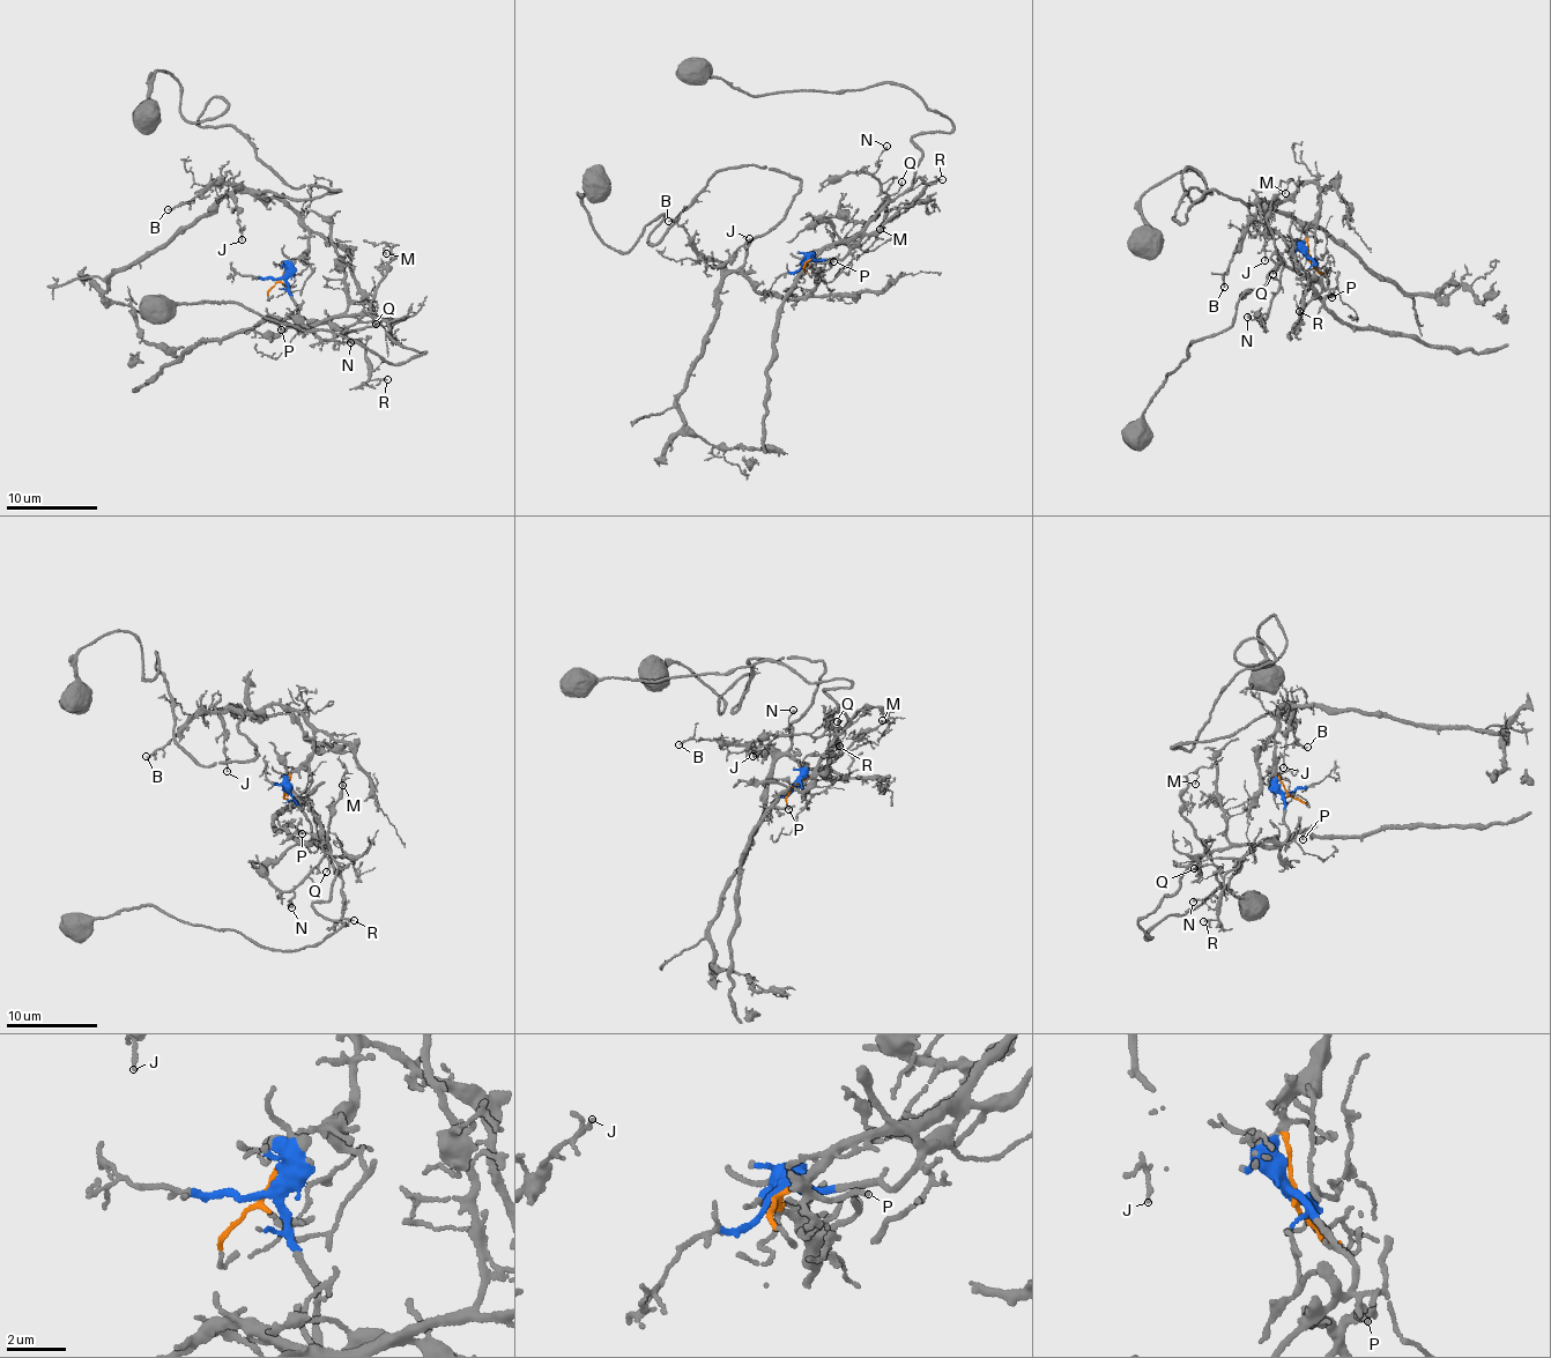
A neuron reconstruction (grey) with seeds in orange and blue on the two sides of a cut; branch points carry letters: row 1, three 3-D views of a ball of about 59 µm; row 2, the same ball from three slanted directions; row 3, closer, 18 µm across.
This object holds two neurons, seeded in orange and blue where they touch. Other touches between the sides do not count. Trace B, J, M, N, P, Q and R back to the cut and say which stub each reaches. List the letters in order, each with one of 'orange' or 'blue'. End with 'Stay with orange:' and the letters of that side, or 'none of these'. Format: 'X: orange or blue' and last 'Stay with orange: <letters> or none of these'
B: orange
J: orange
M: blue
N: blue
P: blue
Q: blue
R: blue
Stay with orange: B, J

